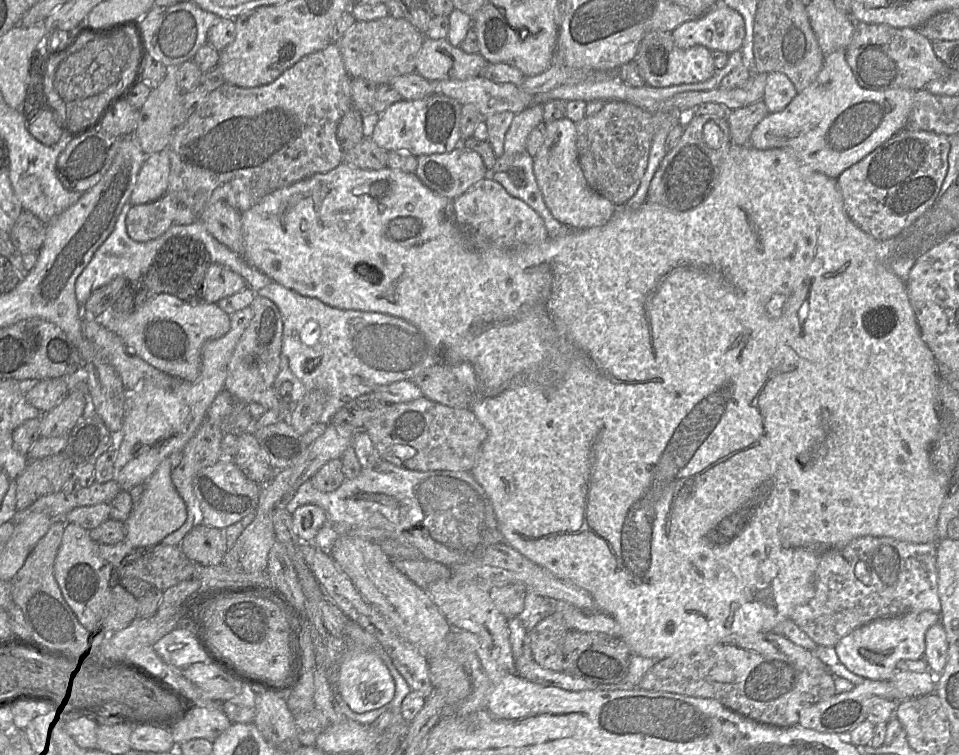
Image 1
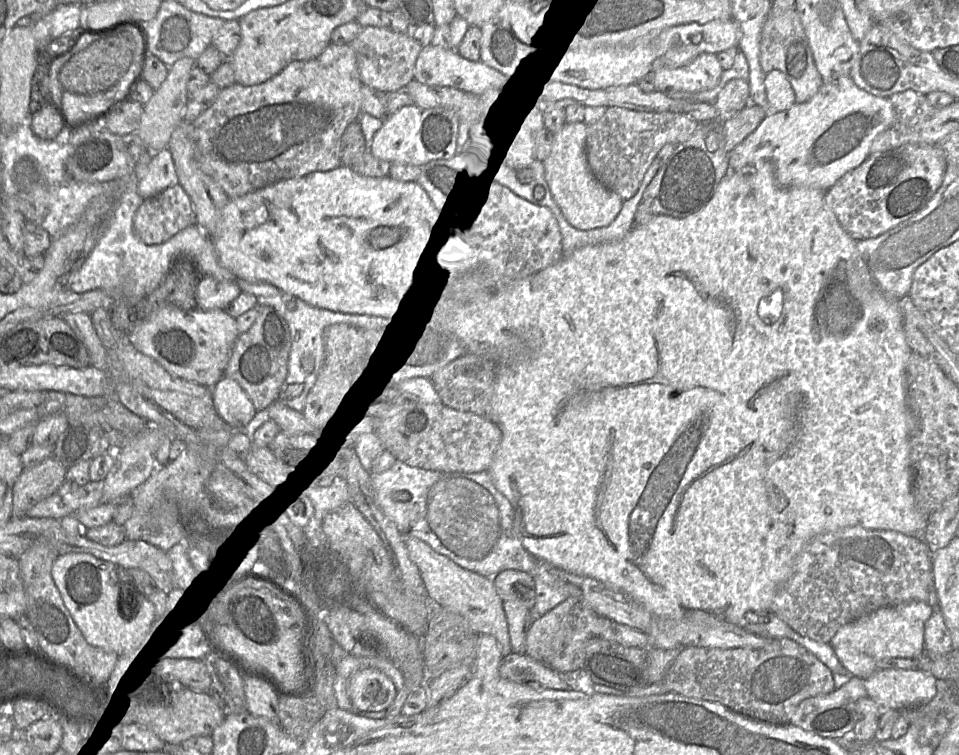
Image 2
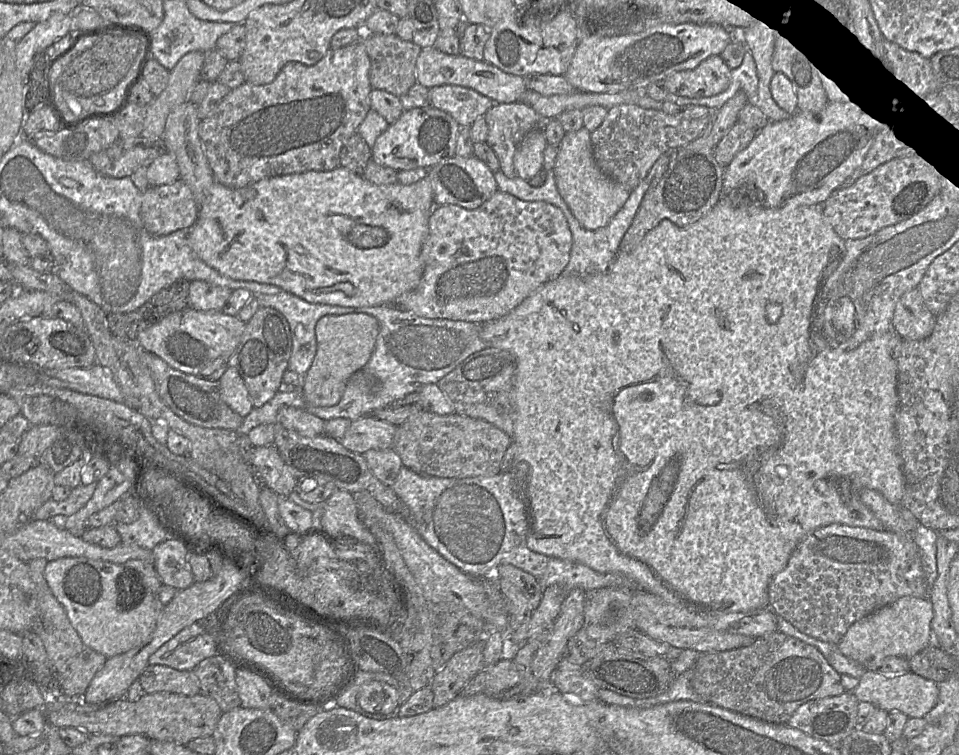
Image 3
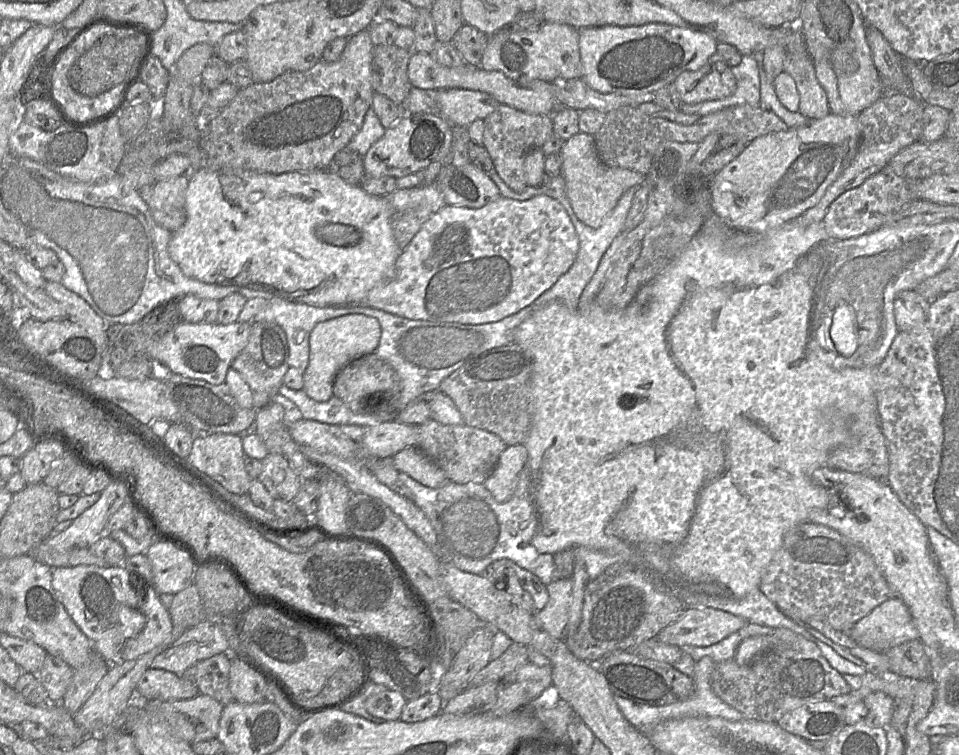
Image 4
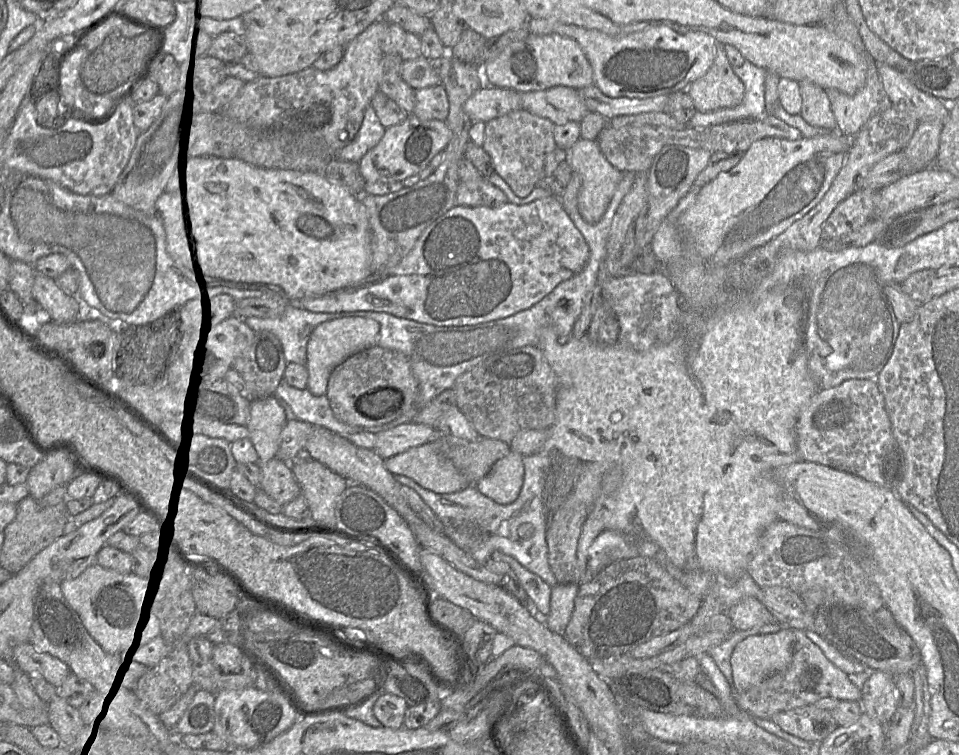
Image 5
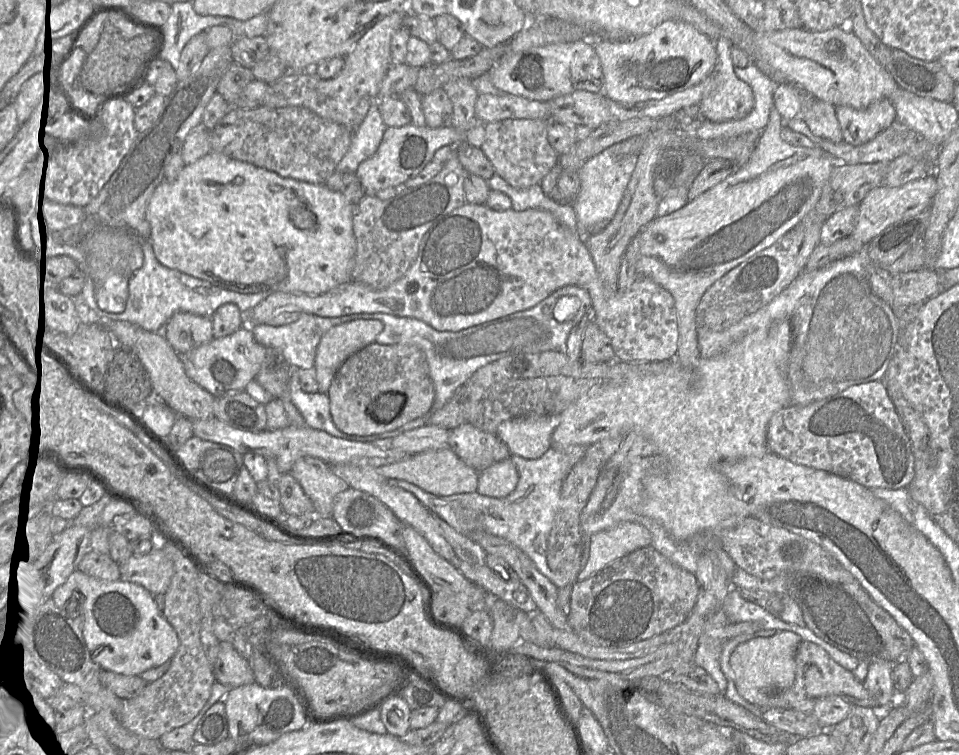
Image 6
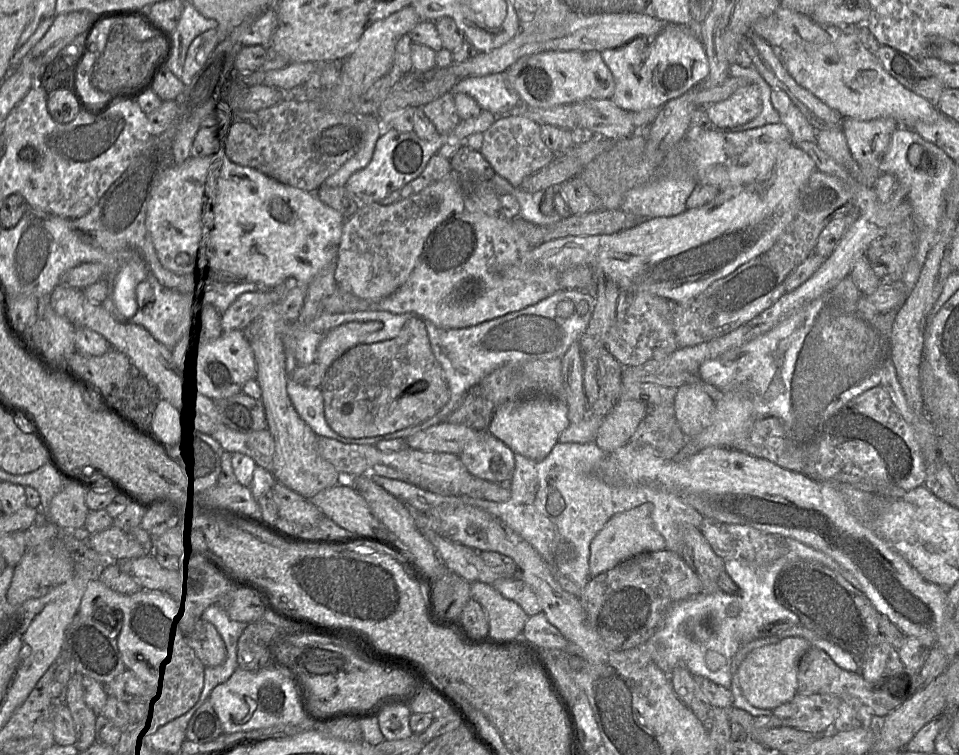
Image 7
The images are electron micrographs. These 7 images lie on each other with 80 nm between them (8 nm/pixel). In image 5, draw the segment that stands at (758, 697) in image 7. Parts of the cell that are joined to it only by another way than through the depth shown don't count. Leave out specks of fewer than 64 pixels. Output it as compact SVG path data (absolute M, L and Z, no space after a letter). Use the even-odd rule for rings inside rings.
M781 629L773 634L749 636L738 643L730 658L733 680L733 692L743 692L762 682L770 675L785 670L793 655L793 633Z

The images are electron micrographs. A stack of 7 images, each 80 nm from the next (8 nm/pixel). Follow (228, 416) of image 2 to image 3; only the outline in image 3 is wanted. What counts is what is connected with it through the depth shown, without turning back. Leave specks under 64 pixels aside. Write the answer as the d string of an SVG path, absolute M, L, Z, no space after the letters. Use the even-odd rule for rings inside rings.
M227 367L219 383L223 401L234 412L245 418L254 407L246 384L237 370Z

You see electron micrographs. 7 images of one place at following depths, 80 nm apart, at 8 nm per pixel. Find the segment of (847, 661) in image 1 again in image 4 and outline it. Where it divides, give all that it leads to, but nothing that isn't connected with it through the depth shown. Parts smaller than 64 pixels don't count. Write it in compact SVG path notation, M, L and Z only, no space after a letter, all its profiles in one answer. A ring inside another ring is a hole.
M899 596L877 606L847 633L859 646L881 653L904 642L919 640L910 610Z

